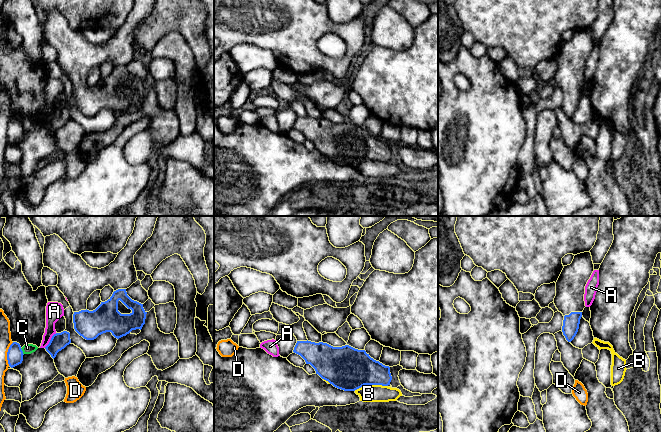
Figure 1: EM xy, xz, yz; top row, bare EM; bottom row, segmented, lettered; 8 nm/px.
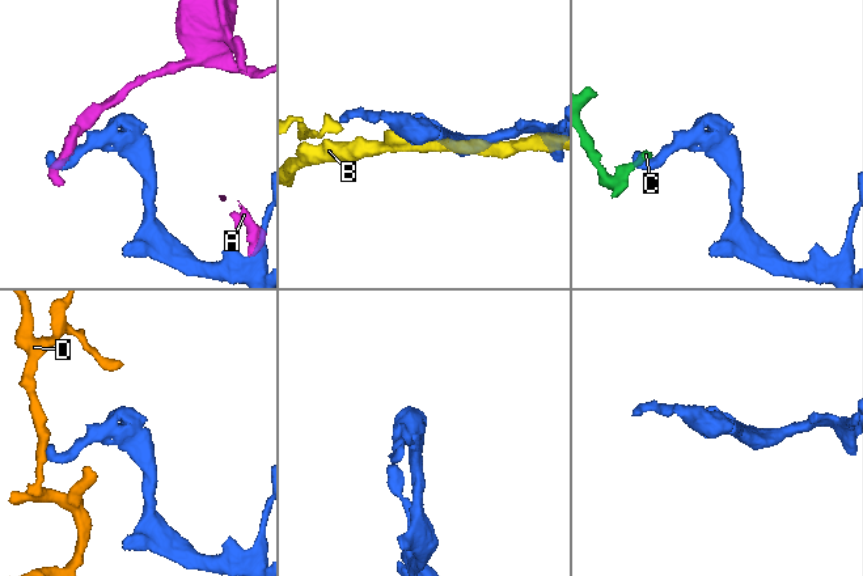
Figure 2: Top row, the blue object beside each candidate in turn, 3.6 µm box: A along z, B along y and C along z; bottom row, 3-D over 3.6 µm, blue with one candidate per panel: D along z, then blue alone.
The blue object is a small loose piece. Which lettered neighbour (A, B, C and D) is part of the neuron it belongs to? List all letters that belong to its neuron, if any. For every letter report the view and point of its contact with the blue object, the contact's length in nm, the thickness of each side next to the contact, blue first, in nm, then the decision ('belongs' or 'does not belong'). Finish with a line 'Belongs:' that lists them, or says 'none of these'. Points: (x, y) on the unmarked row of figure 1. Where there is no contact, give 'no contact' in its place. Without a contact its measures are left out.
A: contact xy (50, 116); length 160 nm; calibres 140 and 140 nm; does not belong
B: contact xz (370, 160); length 280 nm; calibres 340 and 140 nm; does not belong
C: contact xy (22, 127); length 60 nm; calibres 130 and 80 nm; does not belong
D: contact xy (7, 130); length 200 nm; calibres 130 and 100 nm; does not belong
Belongs: none of these

